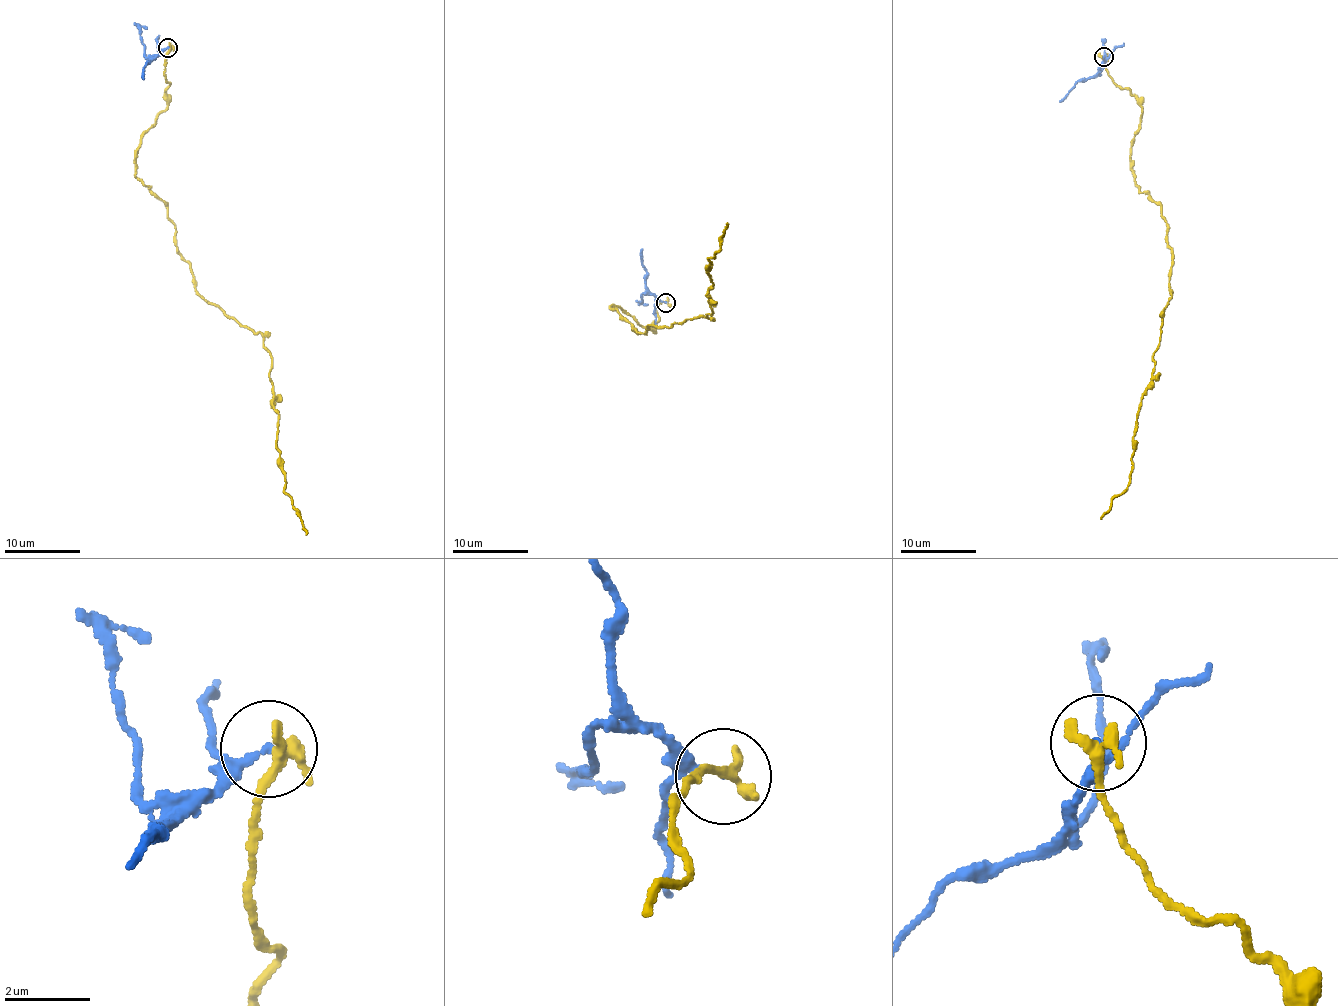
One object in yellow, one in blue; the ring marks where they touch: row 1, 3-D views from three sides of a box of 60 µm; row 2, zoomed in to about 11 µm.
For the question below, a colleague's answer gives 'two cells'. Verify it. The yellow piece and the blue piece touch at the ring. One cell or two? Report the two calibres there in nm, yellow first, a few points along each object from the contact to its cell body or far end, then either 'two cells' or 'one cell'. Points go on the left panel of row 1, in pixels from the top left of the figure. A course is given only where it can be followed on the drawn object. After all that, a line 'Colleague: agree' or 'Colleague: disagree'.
380/120 nm | yellow via (168, 47), (166, 106), (135, 174), (167, 207), (195, 290), (271, 356), (284, 492), (306, 535) | blue via (168, 47), (147, 61), (144, 79) | two cells
Colleague: agree

